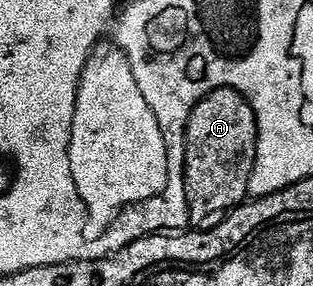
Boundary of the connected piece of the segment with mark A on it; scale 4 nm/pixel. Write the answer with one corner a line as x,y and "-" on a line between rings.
209,90
189,112
185,126
185,193
188,227
217,228
250,199
249,179
257,157
257,119
240,90

